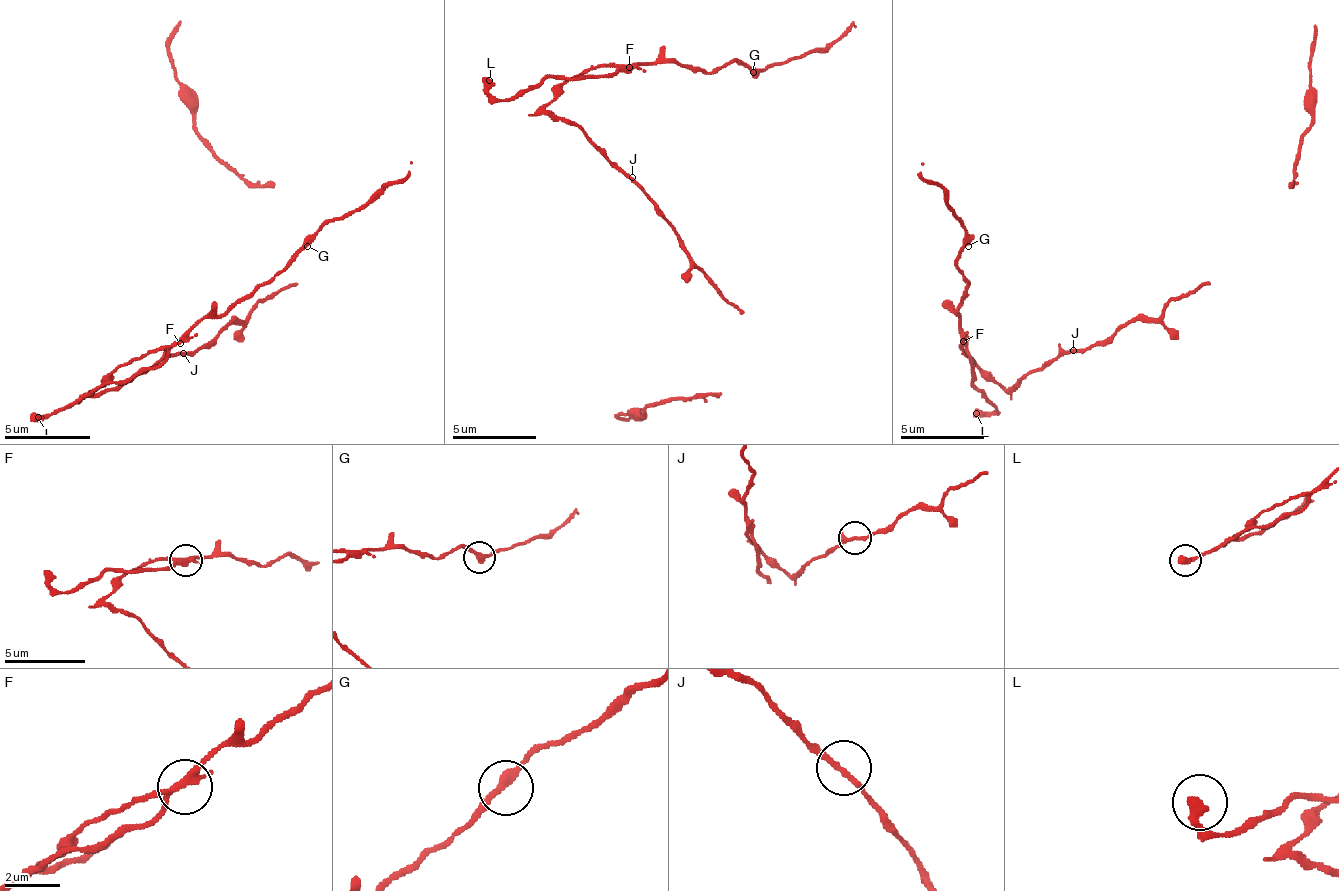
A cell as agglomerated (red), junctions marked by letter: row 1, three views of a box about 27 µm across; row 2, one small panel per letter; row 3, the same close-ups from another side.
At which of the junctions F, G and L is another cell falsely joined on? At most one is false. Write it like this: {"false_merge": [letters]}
{"false_merge": ["F"]}

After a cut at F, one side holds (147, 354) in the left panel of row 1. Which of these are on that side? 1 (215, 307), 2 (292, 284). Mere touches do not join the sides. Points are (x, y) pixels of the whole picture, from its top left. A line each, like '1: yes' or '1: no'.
1: no
2: yes

